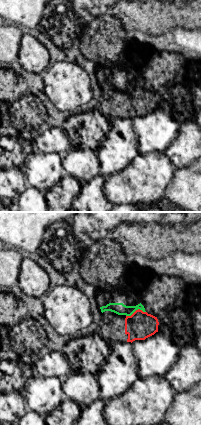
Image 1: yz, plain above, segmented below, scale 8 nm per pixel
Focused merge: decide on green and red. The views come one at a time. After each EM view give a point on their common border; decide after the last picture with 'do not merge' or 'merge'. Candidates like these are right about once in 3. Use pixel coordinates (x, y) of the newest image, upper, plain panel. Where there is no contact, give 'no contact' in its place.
(135, 86)

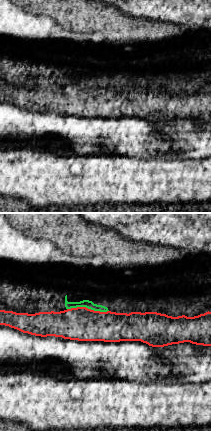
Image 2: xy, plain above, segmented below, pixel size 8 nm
(88, 84)

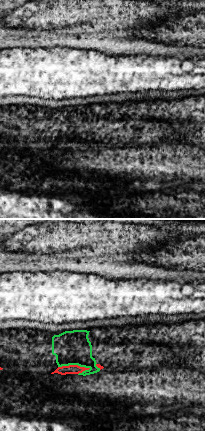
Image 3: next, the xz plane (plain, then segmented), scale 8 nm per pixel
(74, 140)

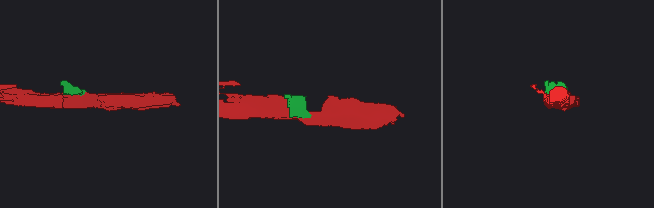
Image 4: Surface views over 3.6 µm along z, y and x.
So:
do not merge

